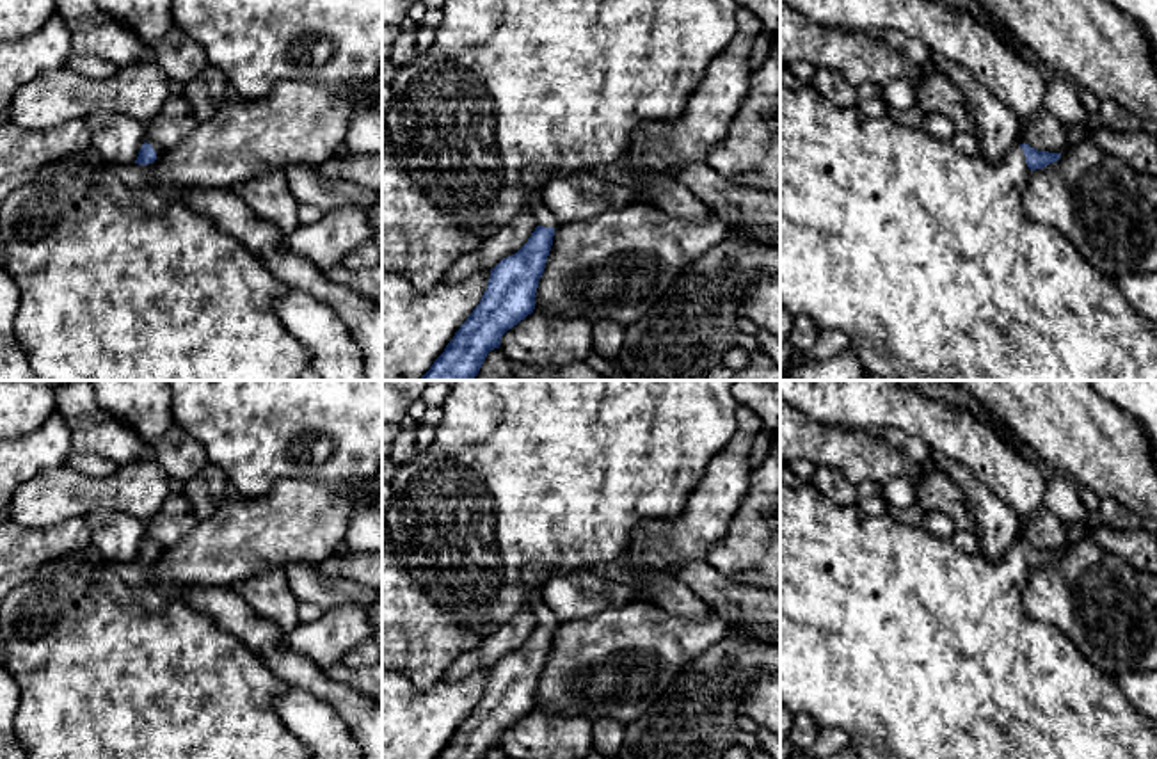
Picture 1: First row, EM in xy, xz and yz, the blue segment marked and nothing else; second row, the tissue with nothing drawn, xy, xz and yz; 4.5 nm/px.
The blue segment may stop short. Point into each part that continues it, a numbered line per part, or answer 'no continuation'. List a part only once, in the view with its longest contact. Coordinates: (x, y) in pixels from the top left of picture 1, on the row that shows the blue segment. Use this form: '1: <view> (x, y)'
1: xy (105, 292)

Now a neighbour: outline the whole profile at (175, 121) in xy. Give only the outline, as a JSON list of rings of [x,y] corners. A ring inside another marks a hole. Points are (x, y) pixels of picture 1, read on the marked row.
[[[169,96],[162,110],[146,123],[144,140],[153,146],[156,153],[176,148],[197,126],[190,103],[181,96]]]

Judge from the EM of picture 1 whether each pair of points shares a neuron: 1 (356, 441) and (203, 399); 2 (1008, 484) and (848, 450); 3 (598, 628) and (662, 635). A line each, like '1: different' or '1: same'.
1: same
2: different
3: same

